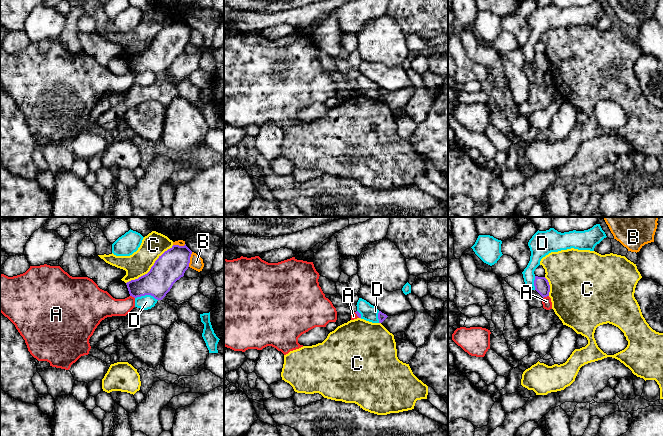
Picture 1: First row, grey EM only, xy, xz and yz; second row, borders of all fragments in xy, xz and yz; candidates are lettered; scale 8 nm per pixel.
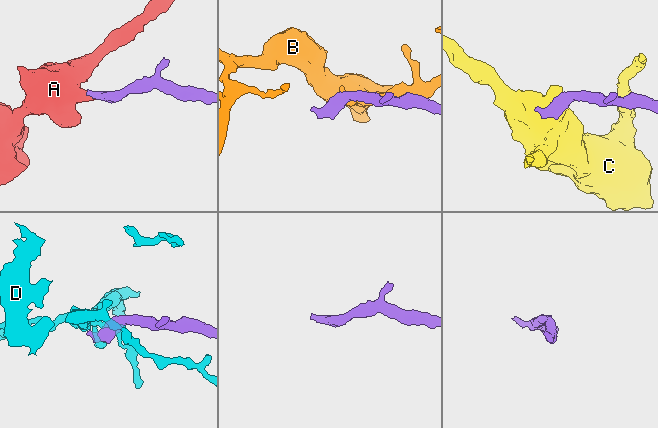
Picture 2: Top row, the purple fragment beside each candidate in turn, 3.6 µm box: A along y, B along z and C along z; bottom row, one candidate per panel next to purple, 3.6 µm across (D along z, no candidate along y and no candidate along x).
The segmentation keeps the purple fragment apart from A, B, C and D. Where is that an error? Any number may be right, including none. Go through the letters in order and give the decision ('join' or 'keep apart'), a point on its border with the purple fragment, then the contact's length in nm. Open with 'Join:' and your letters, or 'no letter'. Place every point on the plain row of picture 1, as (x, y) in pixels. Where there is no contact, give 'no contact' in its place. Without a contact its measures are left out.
Join: no letter
A: keep apart; meets purple in yz at (545, 72); contact 50 nm long
B: keep apart; meets purple in xy at (189, 35); contact 120 nm long
C: keep apart; meets purple in xy at (151, 44); contact 500 nm long
D: keep apart; meets purple in xy at (146, 70); contact 190 nm long

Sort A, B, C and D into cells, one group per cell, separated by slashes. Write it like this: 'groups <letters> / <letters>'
groups A / B / C / D

